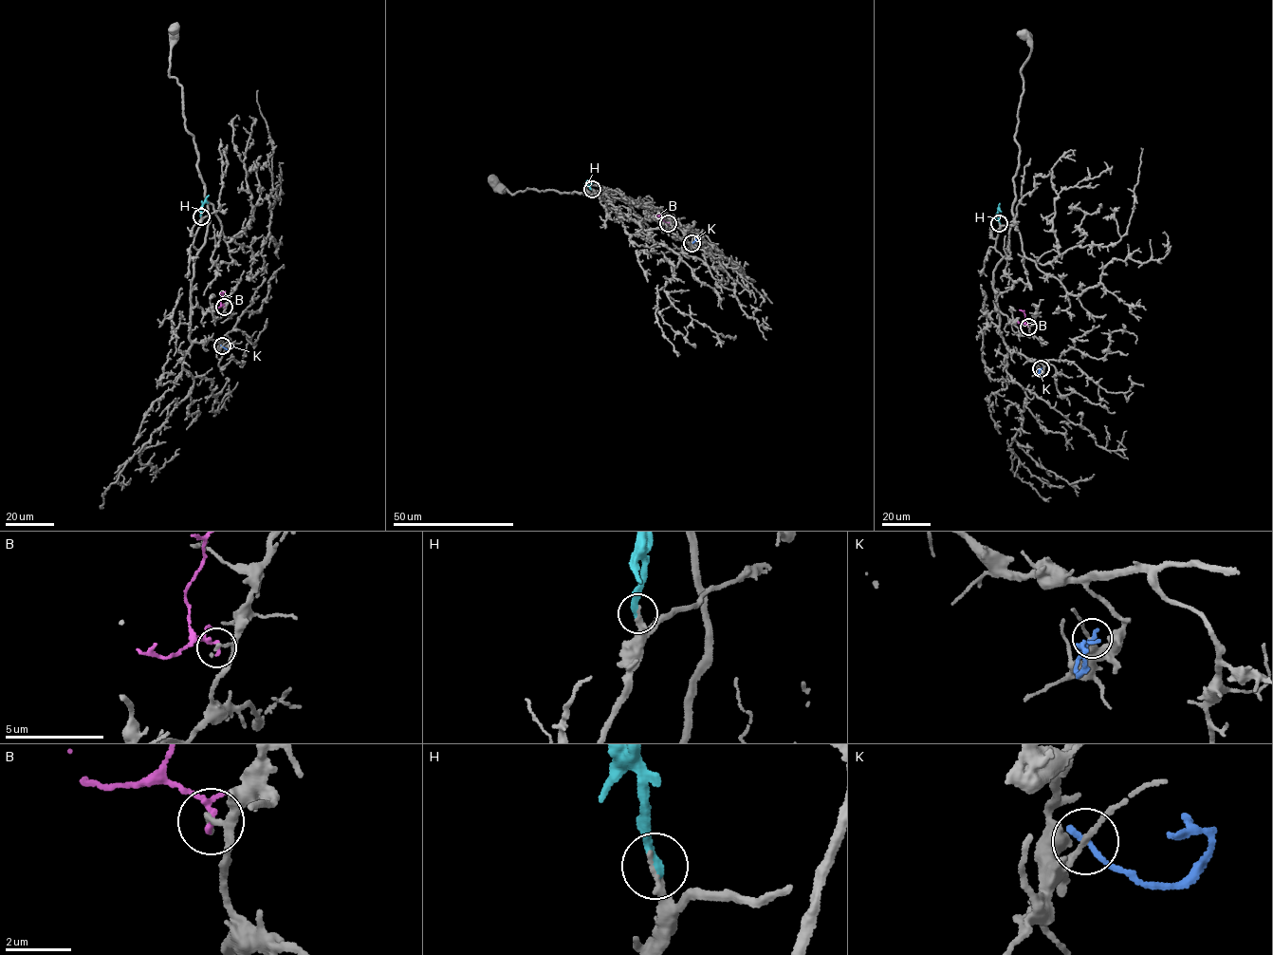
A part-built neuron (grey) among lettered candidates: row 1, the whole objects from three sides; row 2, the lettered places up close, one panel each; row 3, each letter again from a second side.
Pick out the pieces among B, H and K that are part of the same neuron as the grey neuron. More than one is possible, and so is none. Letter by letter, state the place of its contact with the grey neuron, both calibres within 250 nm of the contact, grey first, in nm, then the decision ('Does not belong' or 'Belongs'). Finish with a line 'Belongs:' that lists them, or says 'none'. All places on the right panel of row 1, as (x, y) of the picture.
B: Touches grey at (1028, 327). Thickness 160 nm (grey) against 140 nm. Does not belong
H: Touches grey at (999, 223). Thickness 200 nm (grey) against 320 nm. Belongs
K: Touches grey at (1041, 368). Thickness 160 nm (grey) against 190 nm. Does not belong
Belongs: H

